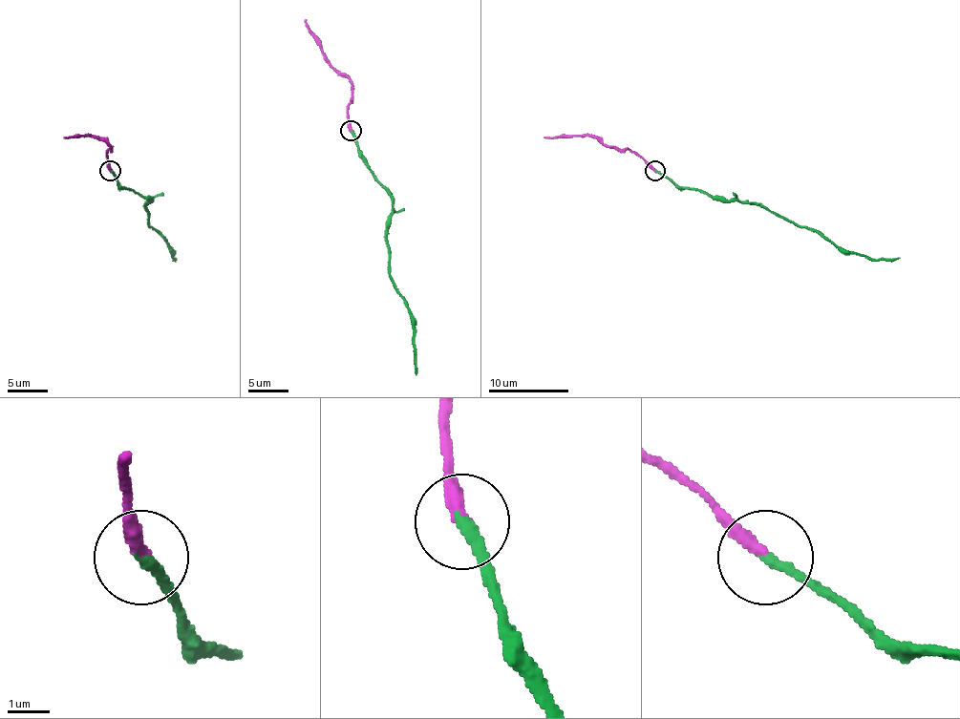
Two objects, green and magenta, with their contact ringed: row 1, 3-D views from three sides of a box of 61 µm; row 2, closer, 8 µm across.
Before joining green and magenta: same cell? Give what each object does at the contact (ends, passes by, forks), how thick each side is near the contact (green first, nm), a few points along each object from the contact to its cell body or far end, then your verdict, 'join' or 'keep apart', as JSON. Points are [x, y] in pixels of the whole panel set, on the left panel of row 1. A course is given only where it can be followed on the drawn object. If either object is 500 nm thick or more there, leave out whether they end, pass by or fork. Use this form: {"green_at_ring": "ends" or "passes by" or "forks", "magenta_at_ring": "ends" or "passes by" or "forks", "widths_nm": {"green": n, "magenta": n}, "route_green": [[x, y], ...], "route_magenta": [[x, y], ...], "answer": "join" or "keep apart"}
{"green_at_ring": "ends", "magenta_at_ring": "ends", "widths_nm": {"green": 280, "magenta": 320}, "route_green": [[111, 171], [124, 189], [151, 200], [146, 204], [148, 224], [175, 257]], "route_magenta": [[111, 171], [106, 153], [111, 146], [88, 137], [66, 137]], "answer": "keep apart"}

